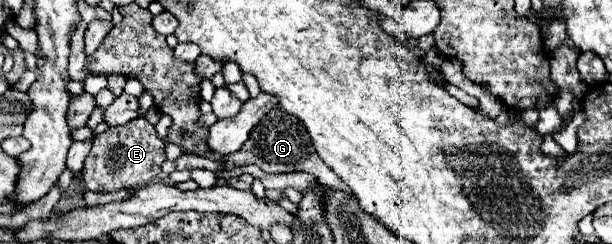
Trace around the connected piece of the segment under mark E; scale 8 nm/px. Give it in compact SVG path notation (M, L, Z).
M143 116L135 118L123 126L111 126L109 130L93 138L93 148L85 158L83 182L91 192L115 192L121 188L137 188L149 184L159 176L161 164L165 158L167 140L159 138L155 126L149 124Z

